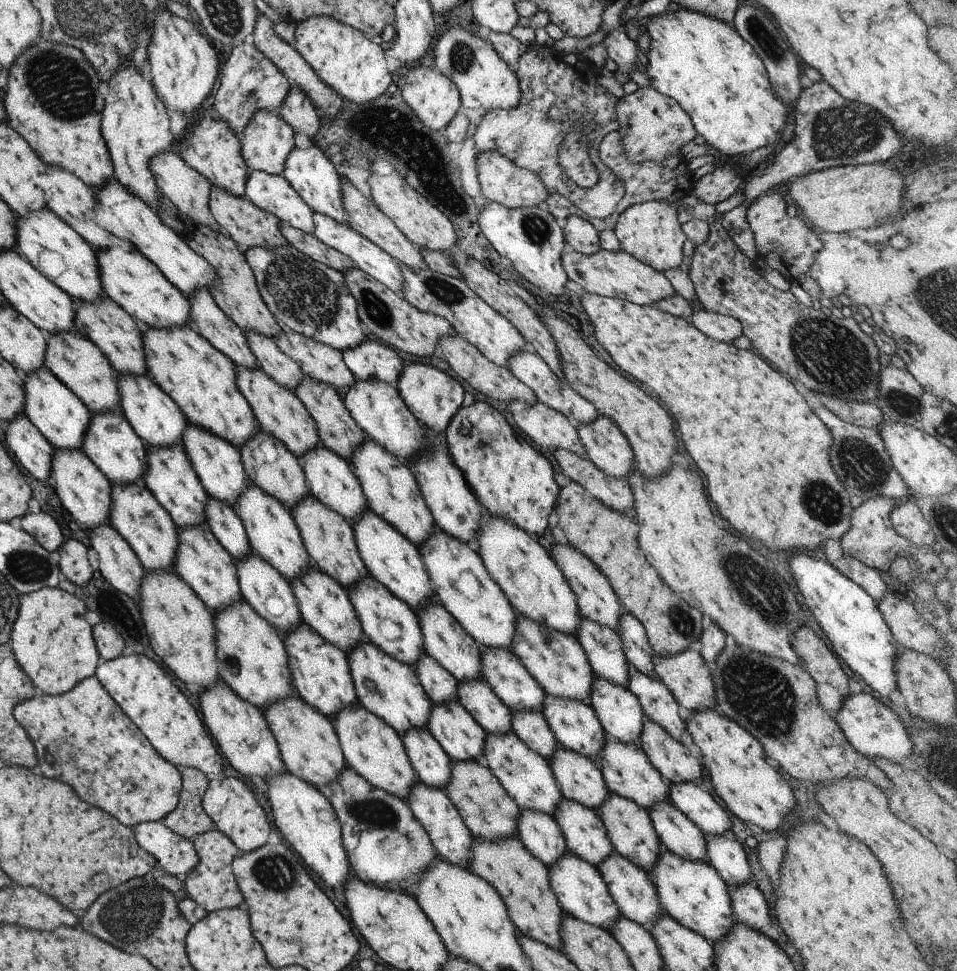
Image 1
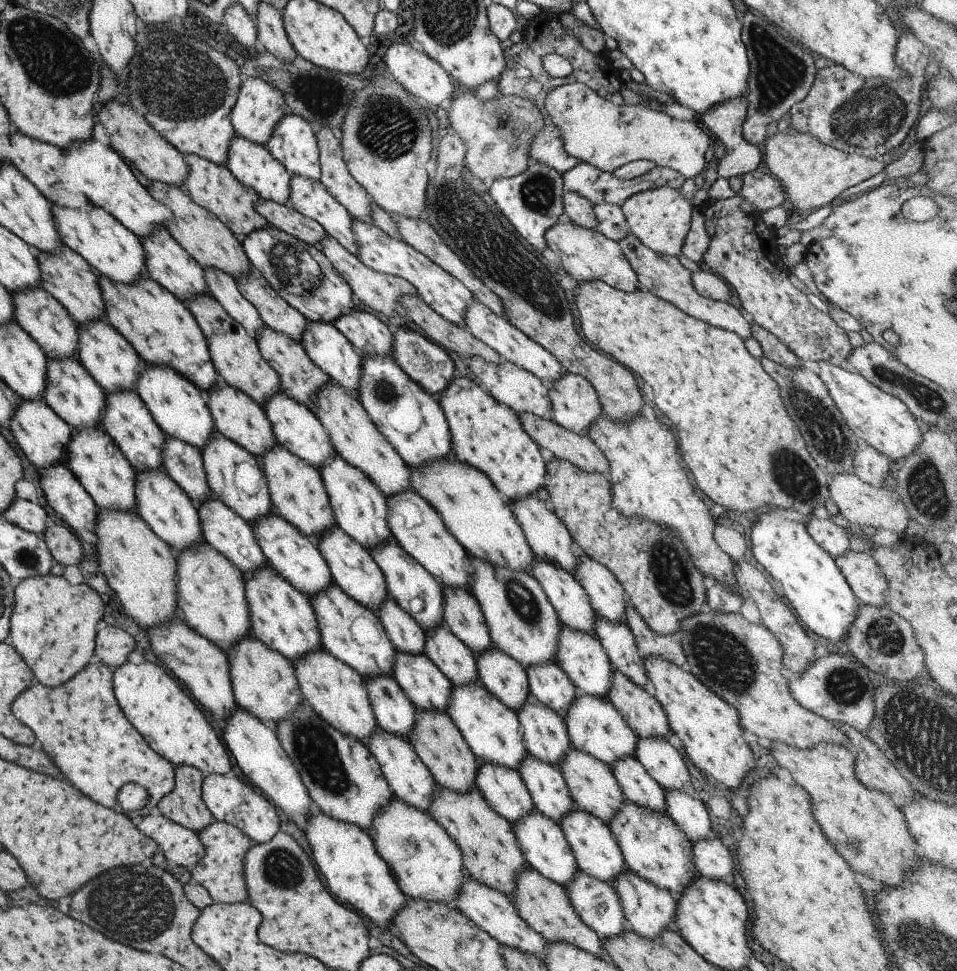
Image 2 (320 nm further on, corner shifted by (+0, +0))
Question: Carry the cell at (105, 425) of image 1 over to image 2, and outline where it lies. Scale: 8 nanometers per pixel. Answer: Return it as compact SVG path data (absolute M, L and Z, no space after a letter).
M73 356L48 358L45 369L45 388L42 399L59 418L73 429L101 426L105 391L89 376Z

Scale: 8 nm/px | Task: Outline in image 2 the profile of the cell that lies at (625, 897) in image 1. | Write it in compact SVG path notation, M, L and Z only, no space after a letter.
M575 808L561 818L559 826L578 869L585 872L587 876L612 884L614 878L627 869L615 839L612 837L607 824L600 818Z

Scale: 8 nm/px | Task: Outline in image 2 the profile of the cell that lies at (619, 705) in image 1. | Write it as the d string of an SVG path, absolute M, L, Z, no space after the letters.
M560 622L560 634L556 644L554 662L566 674L566 677L569 678L578 693L606 698L613 668L600 642L593 634L590 635L586 632L572 629L569 625L564 625Z

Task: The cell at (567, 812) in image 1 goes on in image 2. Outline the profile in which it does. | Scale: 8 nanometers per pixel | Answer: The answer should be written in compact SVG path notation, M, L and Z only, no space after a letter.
M525 755L516 768L534 808L560 824L561 818L575 809L568 788L557 766Z

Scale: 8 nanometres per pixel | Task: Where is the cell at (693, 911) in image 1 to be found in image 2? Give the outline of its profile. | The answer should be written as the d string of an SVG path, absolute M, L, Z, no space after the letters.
M623 800L607 826L617 843L626 868L643 880L652 882L673 896L680 896L692 878L697 876L694 862L691 860L691 843L667 814Z

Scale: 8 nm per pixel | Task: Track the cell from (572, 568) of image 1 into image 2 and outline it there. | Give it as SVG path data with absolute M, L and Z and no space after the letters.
M534 494L519 497L511 502L513 516L521 527L521 532L531 549L533 556L553 563L560 569L573 573L577 570L576 558L571 554L571 535L565 525L557 518L553 511L547 510L543 501L536 498Z

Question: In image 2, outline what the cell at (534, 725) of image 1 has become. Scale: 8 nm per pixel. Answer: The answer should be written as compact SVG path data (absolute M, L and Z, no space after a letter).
M493 644L477 653L474 661L477 680L508 709L516 712L530 697L525 668Z

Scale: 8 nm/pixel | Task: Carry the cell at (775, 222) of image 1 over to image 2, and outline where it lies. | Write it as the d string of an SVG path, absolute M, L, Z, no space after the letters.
M752 170L742 174L739 194L758 210L769 210L783 202L784 190L770 174Z

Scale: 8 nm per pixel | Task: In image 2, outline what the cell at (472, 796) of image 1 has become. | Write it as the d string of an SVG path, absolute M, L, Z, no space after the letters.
M417 710L414 712L412 729L406 734L406 741L410 743L419 760L431 773L432 779L437 785L455 792L465 792L474 786L474 778L477 772L477 758L459 734L457 727L451 722L445 711Z

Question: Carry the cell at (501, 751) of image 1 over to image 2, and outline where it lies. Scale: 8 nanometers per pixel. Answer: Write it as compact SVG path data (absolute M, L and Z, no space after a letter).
M478 680L452 686L444 711L476 758L516 770L522 758L527 755L516 712L508 709L498 698L487 692Z

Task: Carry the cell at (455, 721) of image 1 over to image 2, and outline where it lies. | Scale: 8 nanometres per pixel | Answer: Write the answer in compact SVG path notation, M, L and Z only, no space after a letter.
M395 651L392 677L417 710L446 709L452 684L424 653Z

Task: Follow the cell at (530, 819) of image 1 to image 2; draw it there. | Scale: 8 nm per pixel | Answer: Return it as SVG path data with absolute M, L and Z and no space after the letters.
M477 758L474 786L485 802L510 824L534 808L529 793L515 769Z

